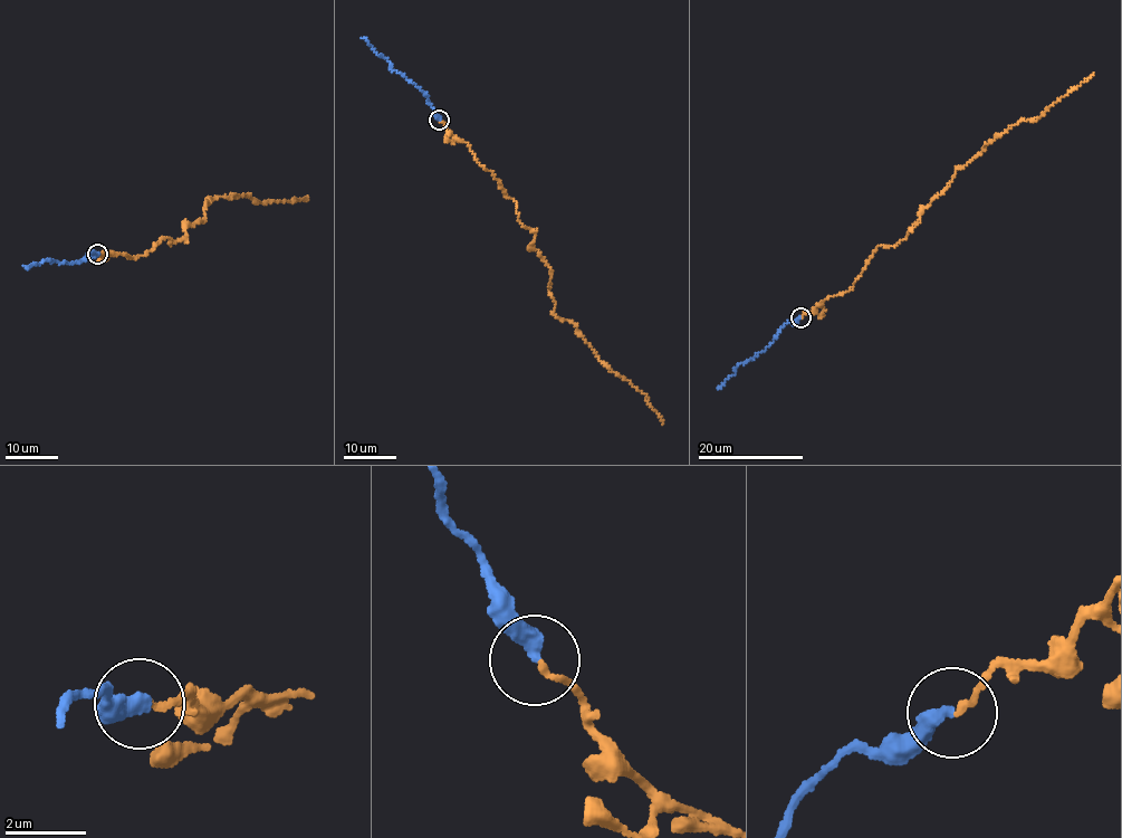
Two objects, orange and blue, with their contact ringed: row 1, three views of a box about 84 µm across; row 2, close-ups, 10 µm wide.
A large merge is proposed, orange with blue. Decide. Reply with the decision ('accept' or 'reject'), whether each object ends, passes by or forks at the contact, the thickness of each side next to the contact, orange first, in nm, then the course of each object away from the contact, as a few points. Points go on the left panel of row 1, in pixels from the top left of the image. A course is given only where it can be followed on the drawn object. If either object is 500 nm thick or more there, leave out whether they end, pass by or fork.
reject | orange ends | blue ends | 160/420 nm | orange via (97, 254), (143, 256), (162, 239), (182, 240), (185, 228), (203, 220), (210, 199), (308, 197) | blue via (97, 254), (92, 251), (76, 262), (48, 259), (24, 266)

